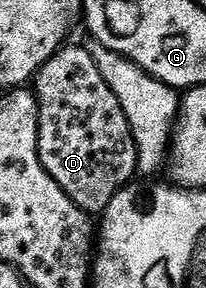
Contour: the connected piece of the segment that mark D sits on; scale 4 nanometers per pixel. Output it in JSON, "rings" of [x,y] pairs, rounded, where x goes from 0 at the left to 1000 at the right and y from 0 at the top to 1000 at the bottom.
{"rings":[[[311,156],[170,260],[160,313],[189,368],[180,517],[199,573],[393,729],[495,740],[529,698],[660,618],[675,535],[587,351],[510,295],[471,212],[417,160]]]}

